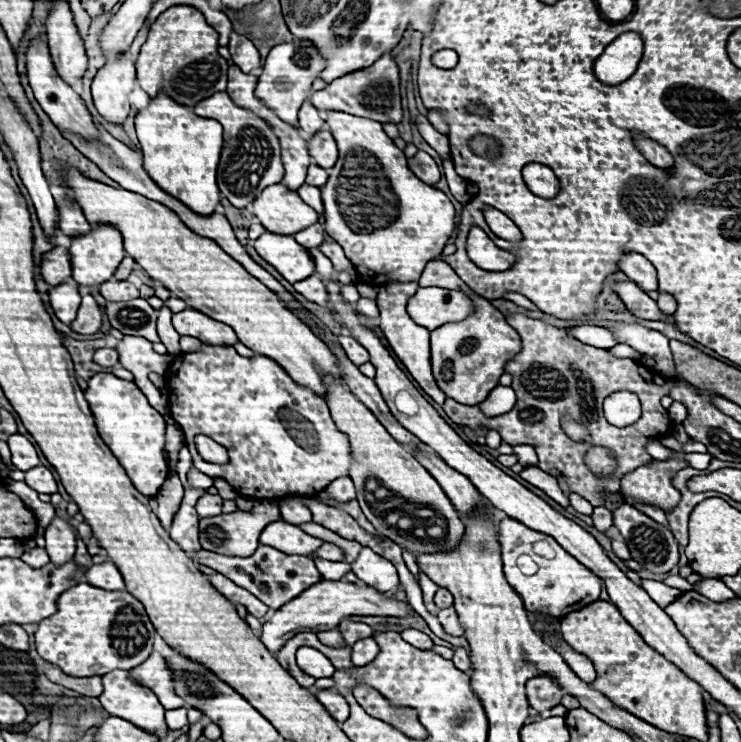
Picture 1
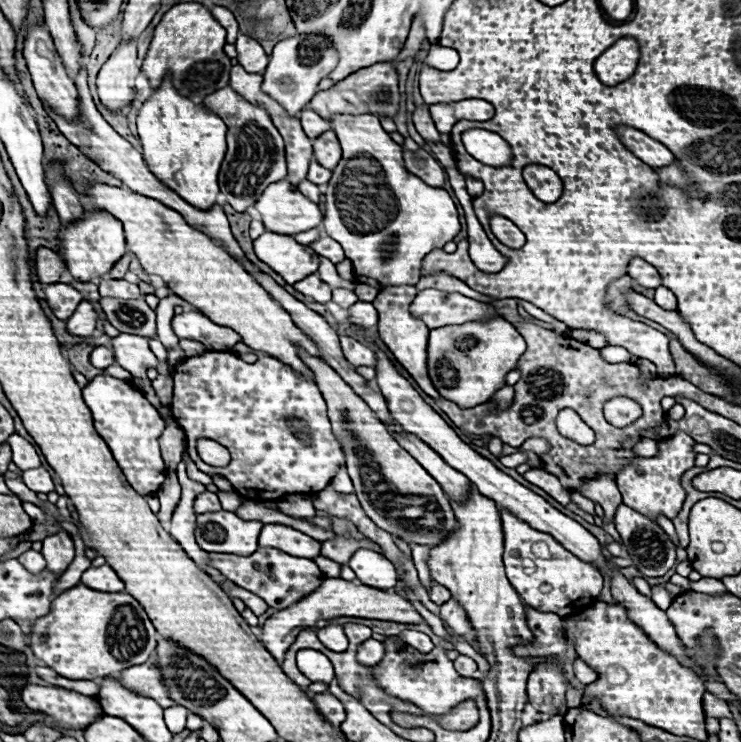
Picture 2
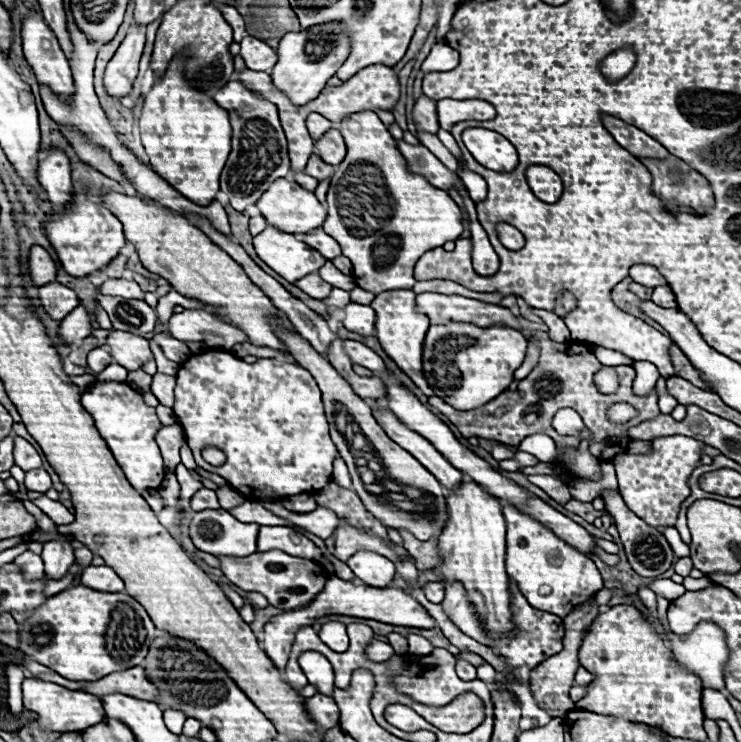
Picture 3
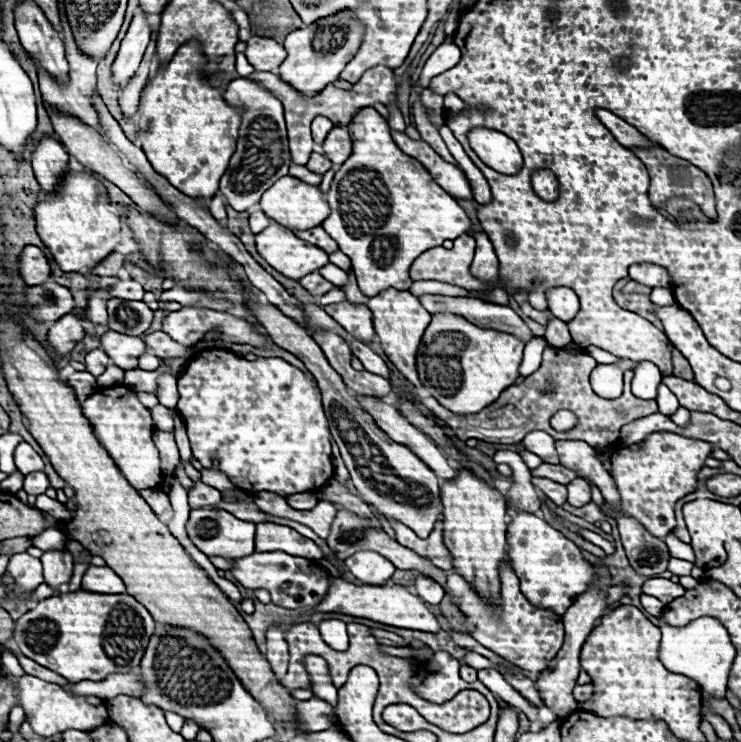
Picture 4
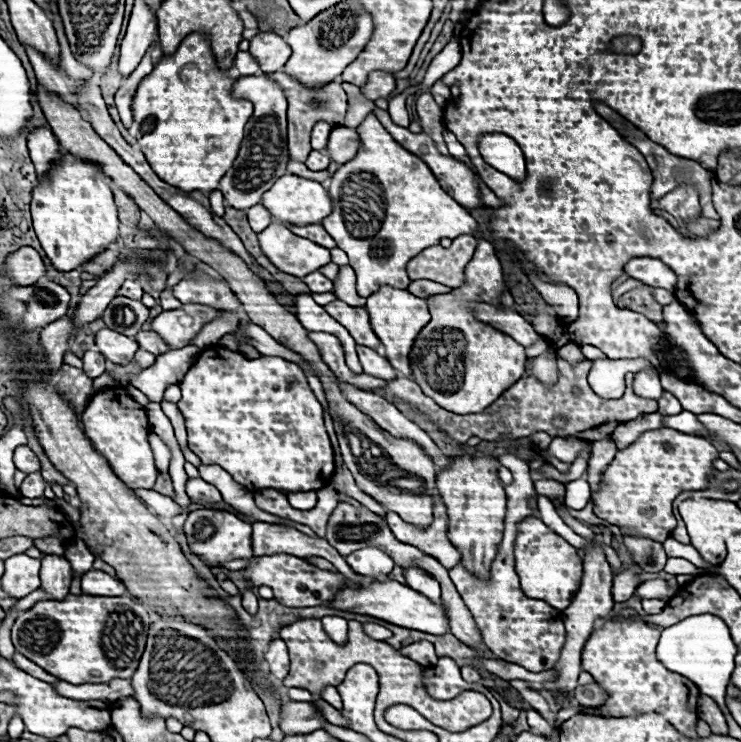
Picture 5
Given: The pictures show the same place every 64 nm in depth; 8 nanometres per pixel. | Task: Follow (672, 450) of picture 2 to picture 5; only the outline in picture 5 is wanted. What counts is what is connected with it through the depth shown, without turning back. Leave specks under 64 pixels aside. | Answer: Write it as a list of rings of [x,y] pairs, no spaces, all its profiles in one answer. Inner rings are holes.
[[[672,428],[648,430],[642,436],[638,436],[636,442],[632,442],[632,444],[628,448],[616,452],[616,458],[604,470],[604,480],[598,484],[598,490],[592,492],[594,514],[598,518],[606,520],[608,524],[630,530],[632,536],[664,542],[676,528],[676,520],[672,514],[674,498],[684,490],[706,490],[710,486],[710,478],[714,478],[714,474],[716,474],[716,468],[712,466],[712,462],[718,460],[718,450],[710,440],[706,440],[702,436],[684,434],[684,432],[678,432]]]

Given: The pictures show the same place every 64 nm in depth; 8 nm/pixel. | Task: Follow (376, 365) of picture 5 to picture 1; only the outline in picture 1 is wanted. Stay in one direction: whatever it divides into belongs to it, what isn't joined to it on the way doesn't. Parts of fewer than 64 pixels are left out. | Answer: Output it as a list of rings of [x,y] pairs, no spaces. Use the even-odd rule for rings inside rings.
[[[338,336],[338,342],[342,344],[342,348],[346,350],[348,358],[350,358],[356,366],[370,362],[370,354],[368,354],[368,350],[366,350],[364,346],[360,346],[352,336]]]

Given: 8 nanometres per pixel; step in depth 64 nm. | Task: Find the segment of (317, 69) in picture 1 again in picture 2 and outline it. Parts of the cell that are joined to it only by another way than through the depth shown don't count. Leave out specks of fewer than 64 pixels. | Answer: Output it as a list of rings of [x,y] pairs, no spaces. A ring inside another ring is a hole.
[[[298,34],[280,40],[272,50],[272,60],[264,72],[264,92],[280,100],[288,114],[298,114],[318,92],[318,84],[338,64],[338,52],[324,34]]]

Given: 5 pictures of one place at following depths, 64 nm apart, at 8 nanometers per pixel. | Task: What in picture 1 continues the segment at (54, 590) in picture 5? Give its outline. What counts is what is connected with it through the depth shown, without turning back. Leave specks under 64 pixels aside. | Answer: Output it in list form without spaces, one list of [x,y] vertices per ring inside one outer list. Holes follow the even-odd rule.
[[[54,518],[52,524],[46,528],[46,552],[50,556],[50,562],[60,566],[74,558],[76,552],[76,538],[70,528],[70,524],[62,518]]]

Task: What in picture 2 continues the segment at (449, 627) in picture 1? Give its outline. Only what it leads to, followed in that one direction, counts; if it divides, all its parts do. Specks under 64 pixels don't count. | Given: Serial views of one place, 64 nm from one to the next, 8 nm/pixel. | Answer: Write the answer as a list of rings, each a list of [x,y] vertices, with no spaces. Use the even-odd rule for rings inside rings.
[[[452,596],[444,606],[440,606],[442,620],[460,636],[474,636],[474,628],[468,622],[468,616],[464,608],[458,604],[458,600]]]

